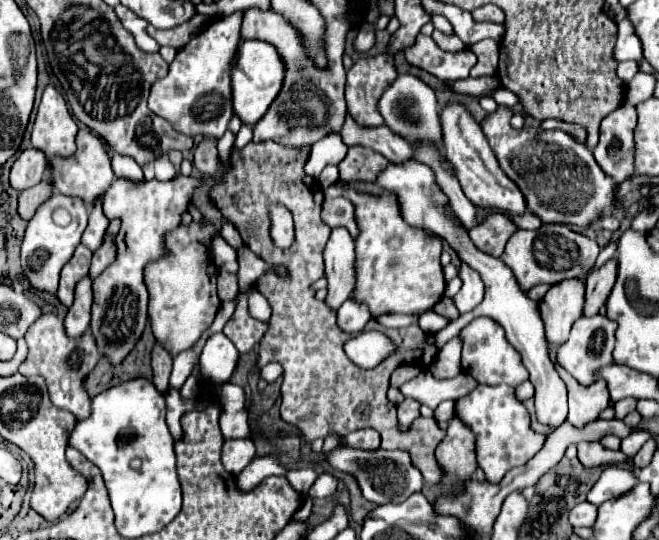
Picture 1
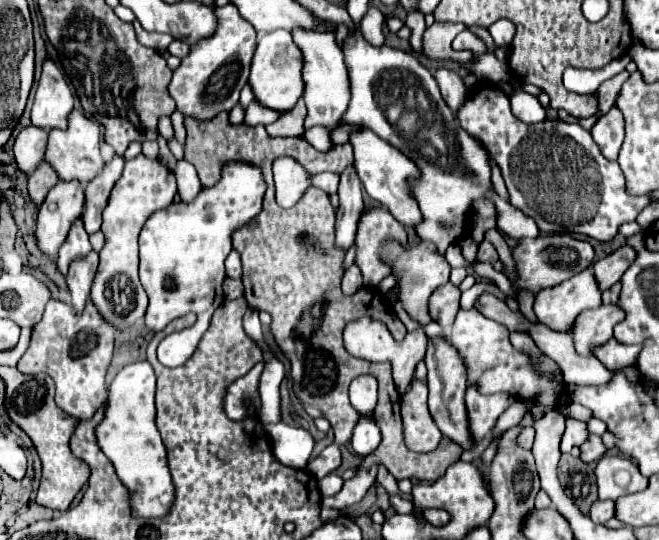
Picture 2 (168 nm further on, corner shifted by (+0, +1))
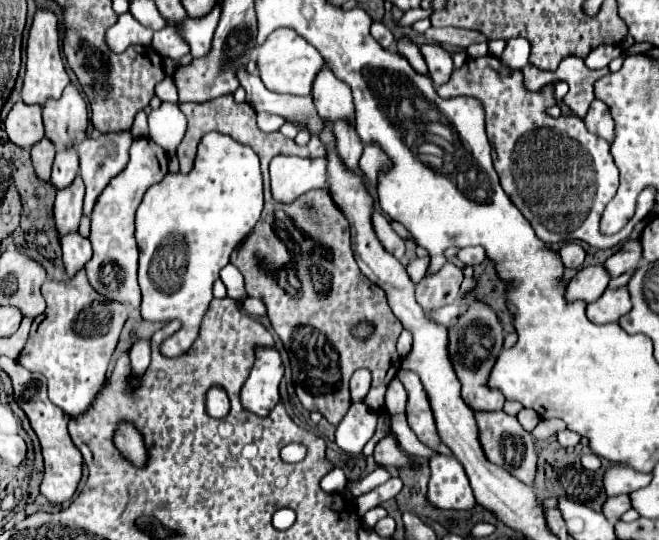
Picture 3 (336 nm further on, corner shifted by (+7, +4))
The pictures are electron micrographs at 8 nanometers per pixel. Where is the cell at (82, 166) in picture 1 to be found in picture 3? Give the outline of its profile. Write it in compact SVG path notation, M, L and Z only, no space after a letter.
M71 83L57 101L47 101L43 105L45 137L49 137L57 147L75 145L79 131L87 129L87 103L79 89Z

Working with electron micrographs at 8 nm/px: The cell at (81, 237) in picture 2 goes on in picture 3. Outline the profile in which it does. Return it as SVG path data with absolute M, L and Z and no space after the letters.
M81 175L73 179L73 185L69 189L59 189L55 199L55 221L59 235L77 231L79 219L81 219L81 207L83 207L83 195L85 185L81 181Z

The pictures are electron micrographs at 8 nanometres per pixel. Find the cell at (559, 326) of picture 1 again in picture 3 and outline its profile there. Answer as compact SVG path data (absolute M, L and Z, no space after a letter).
M603 265L583 267L567 285L567 301L577 301L577 299L583 299L587 303L597 301L605 293L609 281L611 275Z

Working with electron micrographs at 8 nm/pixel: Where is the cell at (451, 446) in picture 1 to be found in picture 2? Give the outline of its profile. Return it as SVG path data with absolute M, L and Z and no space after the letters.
M474 386L466 390L466 408L468 408L468 426L474 442L480 442L486 434L492 432L498 416L512 404L508 394L482 396Z

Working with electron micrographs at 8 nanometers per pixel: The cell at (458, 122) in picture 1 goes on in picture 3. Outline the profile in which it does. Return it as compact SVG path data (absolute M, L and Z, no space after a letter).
M429 43L429 45L421 45L421 53L427 61L429 77L433 79L435 87L449 81L449 77L453 73L453 59L451 59L449 51L445 51L441 45Z

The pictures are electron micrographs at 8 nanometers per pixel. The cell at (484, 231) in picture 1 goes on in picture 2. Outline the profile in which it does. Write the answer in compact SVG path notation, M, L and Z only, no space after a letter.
M482 240L482 242L480 242L478 260L480 260L480 262L490 262L490 264L494 264L494 262L498 260L498 252L496 252L496 248L494 248L488 240Z

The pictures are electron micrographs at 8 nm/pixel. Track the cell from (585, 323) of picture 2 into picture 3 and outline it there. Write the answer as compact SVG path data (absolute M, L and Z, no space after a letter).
M619 287L619 289L607 289L597 301L587 305L587 317L593 323L613 323L619 321L621 315L629 313L631 309L631 297L627 287Z

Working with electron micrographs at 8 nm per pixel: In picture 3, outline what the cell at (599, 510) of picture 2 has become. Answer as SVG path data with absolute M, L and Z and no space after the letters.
M617 495L617 497L609 497L603 505L603 515L609 521L617 521L625 511L631 509L631 501L629 495Z

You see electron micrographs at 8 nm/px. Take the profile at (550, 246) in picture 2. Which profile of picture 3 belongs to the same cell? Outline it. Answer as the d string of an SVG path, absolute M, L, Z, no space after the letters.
M563 243L561 249L559 249L561 257L563 257L563 265L567 269L579 269L583 265L583 259L585 259L585 251L581 245L577 243Z

